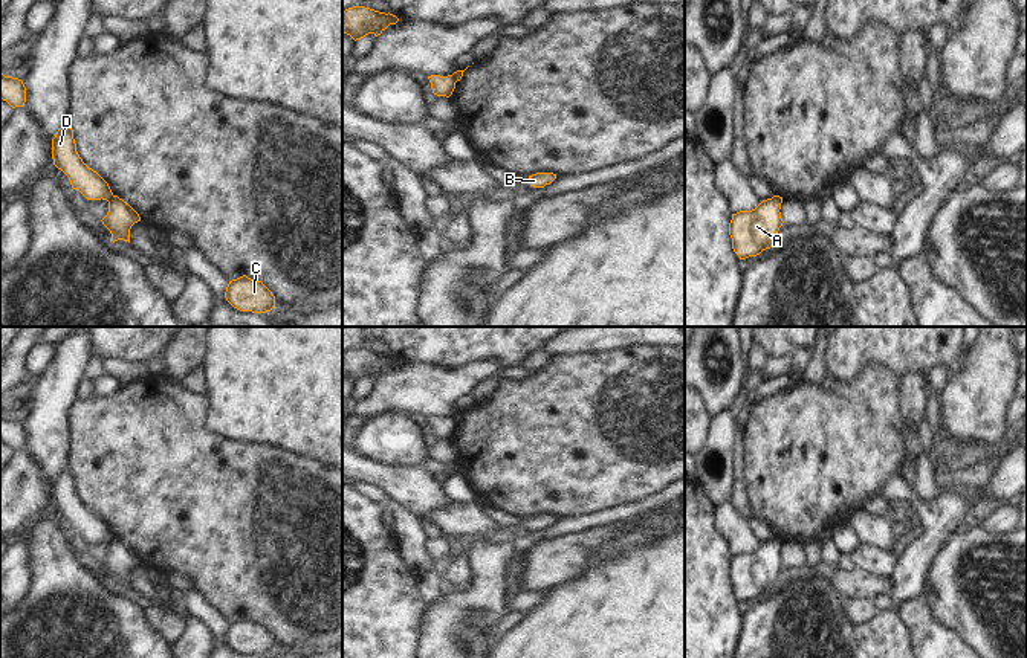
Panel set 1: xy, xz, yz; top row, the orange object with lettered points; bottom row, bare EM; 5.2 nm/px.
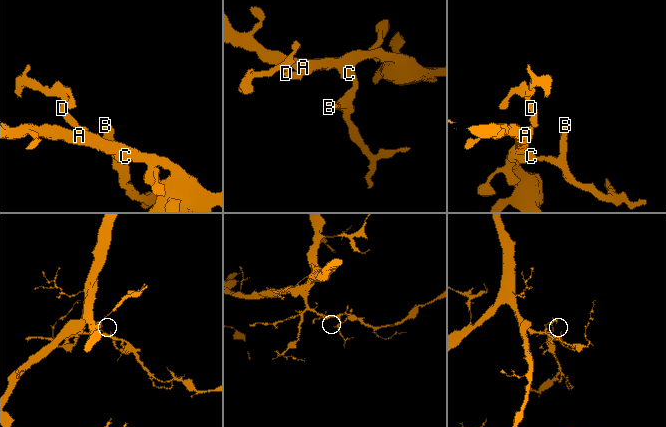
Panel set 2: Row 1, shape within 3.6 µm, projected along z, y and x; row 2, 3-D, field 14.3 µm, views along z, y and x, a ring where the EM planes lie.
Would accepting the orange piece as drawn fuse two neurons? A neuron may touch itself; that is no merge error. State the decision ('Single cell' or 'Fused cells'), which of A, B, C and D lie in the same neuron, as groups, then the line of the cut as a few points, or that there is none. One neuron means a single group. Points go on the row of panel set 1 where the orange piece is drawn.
Fused cells. Groups: A B C / D. Split along xy (113, 196), (107, 200)

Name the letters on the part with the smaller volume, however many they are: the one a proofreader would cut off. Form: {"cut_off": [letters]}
{"cut_off": ["D"]}

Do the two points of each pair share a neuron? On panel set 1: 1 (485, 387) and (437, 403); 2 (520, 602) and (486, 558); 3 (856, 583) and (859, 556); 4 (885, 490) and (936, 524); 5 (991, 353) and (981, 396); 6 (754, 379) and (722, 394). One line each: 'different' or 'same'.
1: different
2: different
3: different
4: same
5: same
6: different

